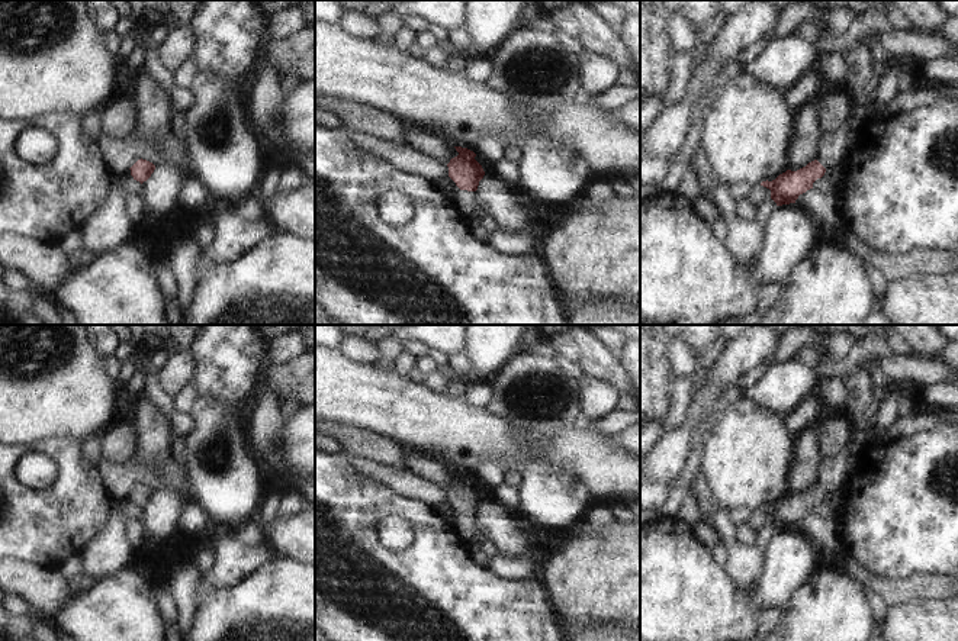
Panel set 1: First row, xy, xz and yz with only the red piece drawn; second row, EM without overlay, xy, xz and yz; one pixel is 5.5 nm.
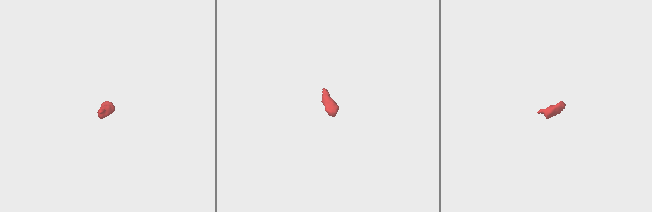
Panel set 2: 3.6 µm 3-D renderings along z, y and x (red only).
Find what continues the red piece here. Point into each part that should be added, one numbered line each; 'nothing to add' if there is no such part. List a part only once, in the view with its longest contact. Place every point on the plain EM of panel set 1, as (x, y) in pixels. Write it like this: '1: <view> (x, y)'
1: xz (463, 525).

